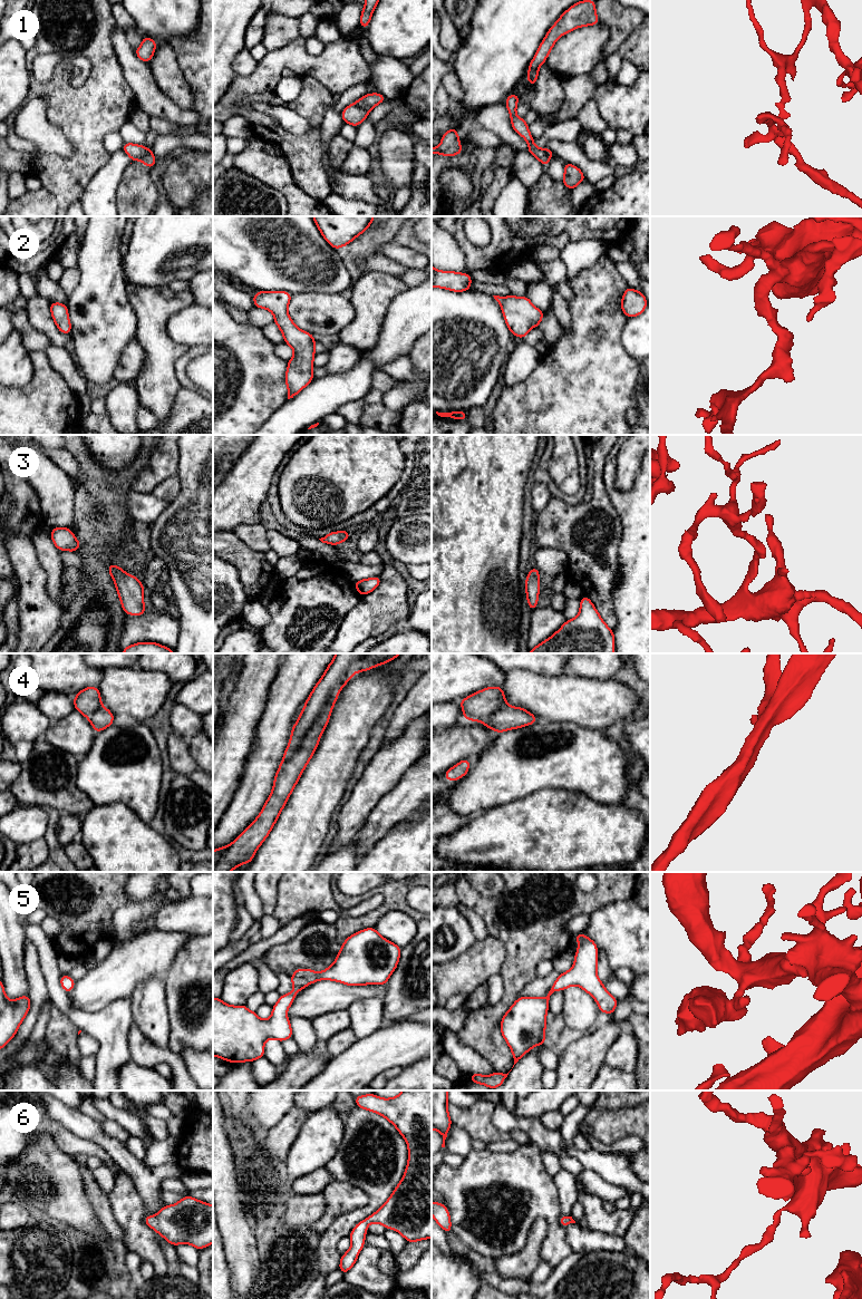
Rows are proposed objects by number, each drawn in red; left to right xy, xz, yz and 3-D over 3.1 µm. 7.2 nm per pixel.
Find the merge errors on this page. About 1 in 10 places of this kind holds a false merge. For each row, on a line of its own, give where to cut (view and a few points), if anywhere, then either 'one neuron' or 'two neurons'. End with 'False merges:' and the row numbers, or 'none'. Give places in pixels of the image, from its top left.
1: cut in xz along (354, 103), (368, 112); two neurons
2: no cut; one neuron
3: no cut; one neuron
4: no cut; one neuron
5: no cut; one neuron
6: no cut; one neuron
False merges: 1

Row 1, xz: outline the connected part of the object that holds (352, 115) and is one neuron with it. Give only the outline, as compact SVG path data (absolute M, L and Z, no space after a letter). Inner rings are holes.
M353 103L353 104L347 106L341 112L341 117L345 122L345 124L349 124L355 127L358 127L362 120L368 118L368 112L366 112L365 109L361 109Z

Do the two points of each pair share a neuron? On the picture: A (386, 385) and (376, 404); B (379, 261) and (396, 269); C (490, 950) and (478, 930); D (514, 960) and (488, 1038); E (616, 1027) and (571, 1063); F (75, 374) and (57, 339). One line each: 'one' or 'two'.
A: one
B: one
C: two
D: one
E: one
F: two

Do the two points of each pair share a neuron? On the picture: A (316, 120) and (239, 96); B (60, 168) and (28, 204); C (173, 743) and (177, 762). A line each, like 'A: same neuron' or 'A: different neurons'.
A: different neurons
B: different neurons
C: same neuron

